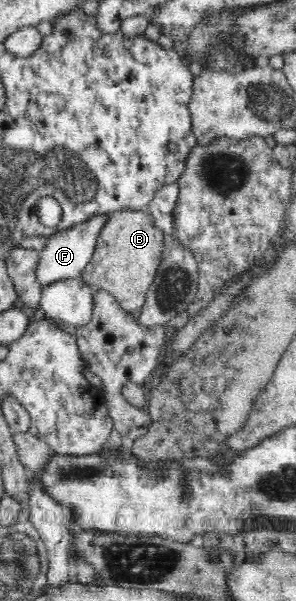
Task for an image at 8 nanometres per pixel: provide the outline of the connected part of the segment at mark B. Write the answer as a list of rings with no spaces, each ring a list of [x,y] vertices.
[[[123,210],[107,213],[101,229],[95,236],[93,255],[81,270],[80,276],[93,293],[99,290],[108,291],[126,312],[135,315],[144,306],[146,293],[164,258],[163,236],[164,233],[155,225],[148,211]]]

